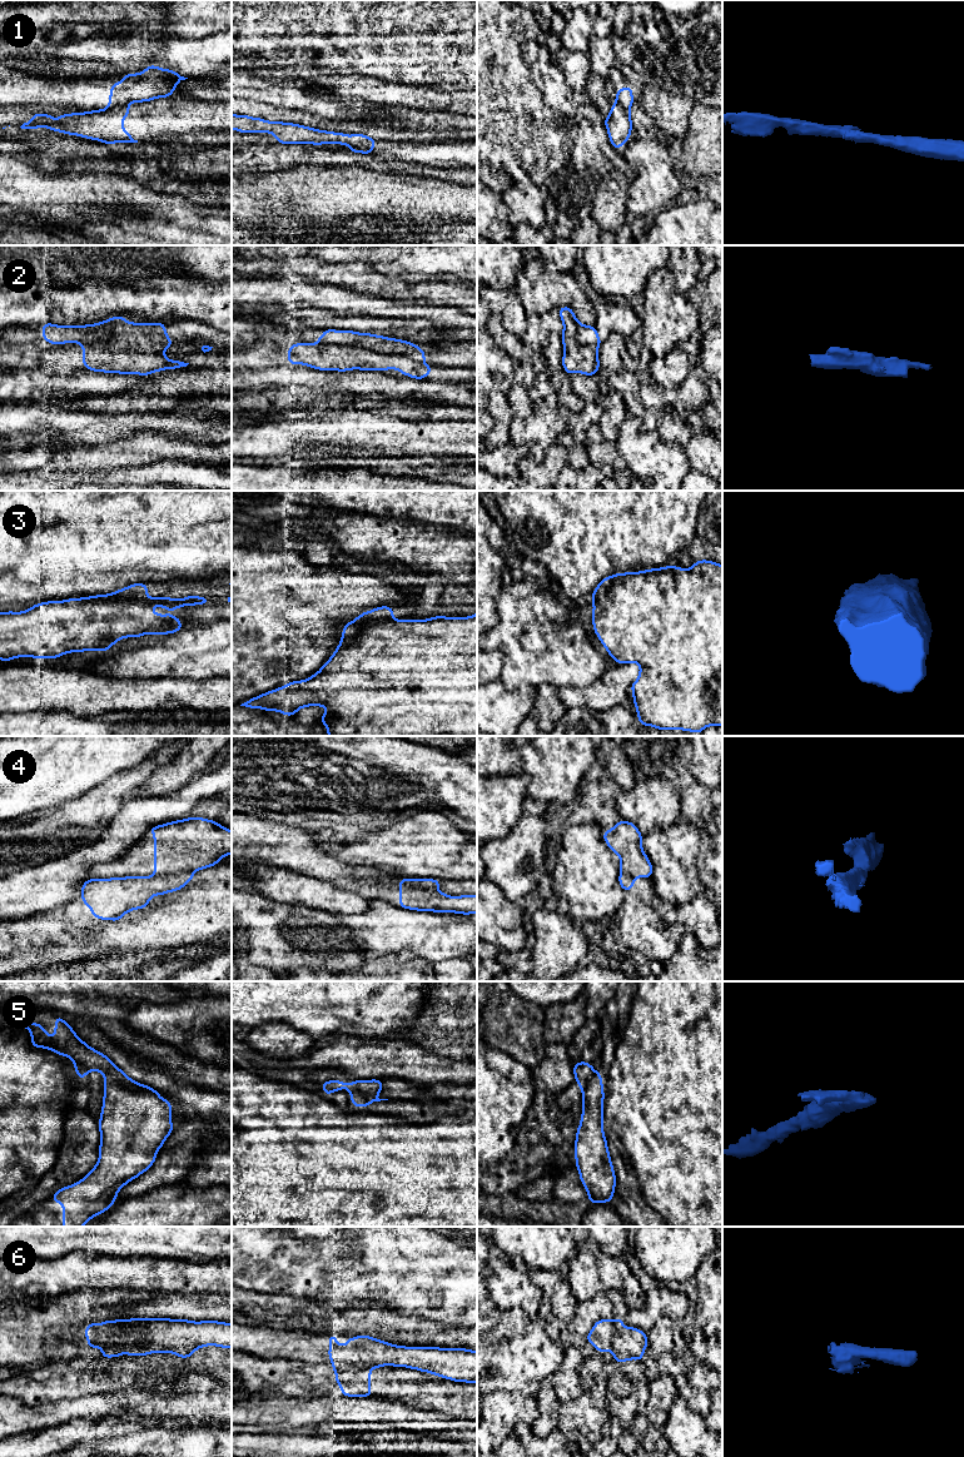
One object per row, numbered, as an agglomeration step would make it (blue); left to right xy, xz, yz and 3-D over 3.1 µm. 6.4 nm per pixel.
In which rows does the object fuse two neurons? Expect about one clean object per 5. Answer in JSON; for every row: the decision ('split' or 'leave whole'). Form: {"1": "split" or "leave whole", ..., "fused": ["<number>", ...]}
{"1": "split", "2": "split", "3": "leave whole", "4": "split", "5": "split", "6": "split", "fused": ["1", "2", "4", "5", "6"]}

